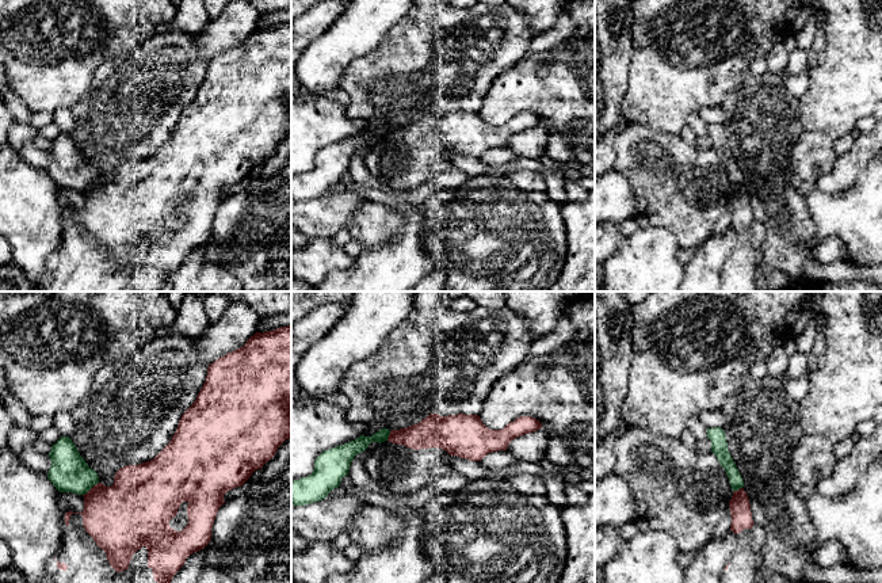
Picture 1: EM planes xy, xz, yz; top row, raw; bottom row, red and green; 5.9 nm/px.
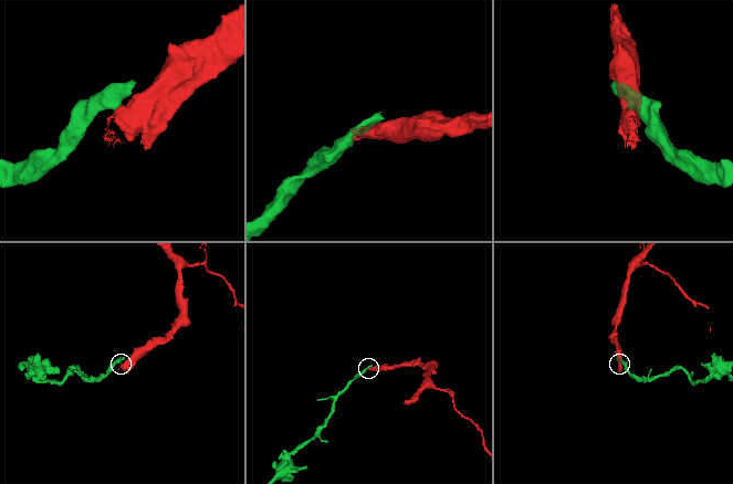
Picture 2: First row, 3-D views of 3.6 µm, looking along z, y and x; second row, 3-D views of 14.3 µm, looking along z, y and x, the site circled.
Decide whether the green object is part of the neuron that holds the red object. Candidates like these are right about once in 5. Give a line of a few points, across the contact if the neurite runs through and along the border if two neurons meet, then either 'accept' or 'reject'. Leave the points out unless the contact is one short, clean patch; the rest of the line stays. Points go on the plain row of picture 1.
xy (98, 178), (83, 191) | reject

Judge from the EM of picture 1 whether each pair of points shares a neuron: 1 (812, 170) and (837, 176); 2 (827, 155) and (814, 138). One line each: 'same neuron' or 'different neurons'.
1: different neurons
2: same neuron

